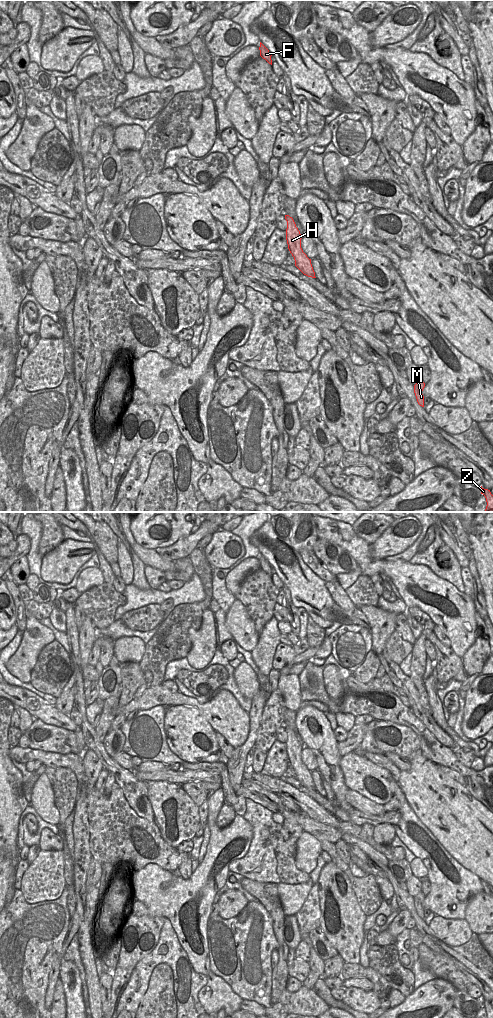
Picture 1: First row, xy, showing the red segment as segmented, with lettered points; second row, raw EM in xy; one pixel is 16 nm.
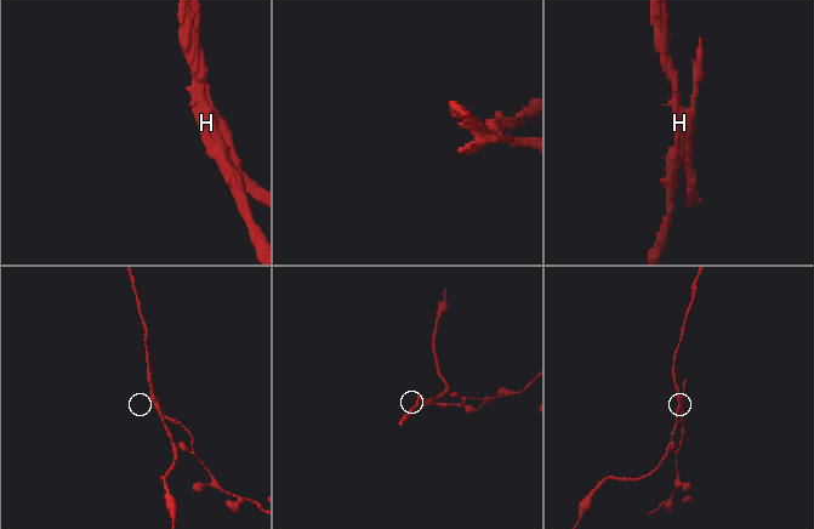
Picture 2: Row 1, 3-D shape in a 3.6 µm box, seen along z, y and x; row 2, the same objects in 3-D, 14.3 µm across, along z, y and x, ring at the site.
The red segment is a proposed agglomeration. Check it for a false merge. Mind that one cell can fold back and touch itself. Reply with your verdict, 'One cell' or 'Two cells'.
Two cells

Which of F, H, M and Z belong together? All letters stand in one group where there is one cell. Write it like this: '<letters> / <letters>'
F H / M Z

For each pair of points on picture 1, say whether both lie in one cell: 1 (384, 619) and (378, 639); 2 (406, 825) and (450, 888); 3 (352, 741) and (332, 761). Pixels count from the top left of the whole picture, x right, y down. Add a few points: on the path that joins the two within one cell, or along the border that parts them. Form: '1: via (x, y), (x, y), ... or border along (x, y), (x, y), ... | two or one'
1: via (382, 624), (380, 634) | one
2: via (420, 841), (428, 849), (430, 858), (441, 872) | one
3: border along (337, 742), (337, 750), (341, 756) | two

